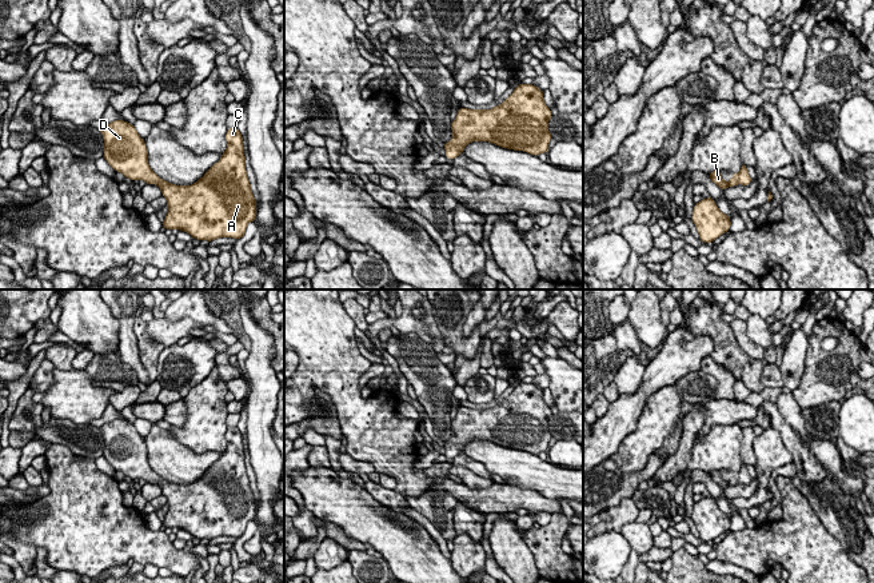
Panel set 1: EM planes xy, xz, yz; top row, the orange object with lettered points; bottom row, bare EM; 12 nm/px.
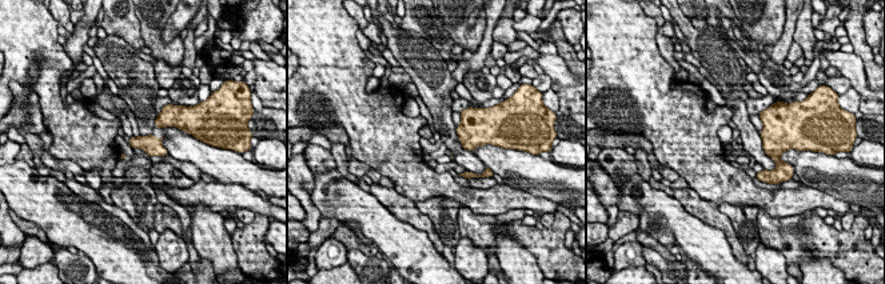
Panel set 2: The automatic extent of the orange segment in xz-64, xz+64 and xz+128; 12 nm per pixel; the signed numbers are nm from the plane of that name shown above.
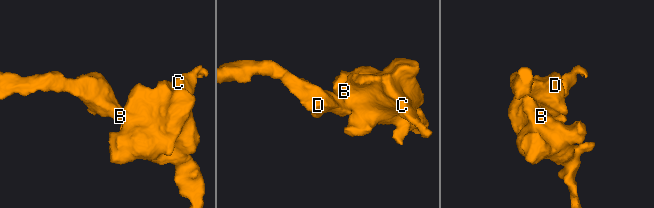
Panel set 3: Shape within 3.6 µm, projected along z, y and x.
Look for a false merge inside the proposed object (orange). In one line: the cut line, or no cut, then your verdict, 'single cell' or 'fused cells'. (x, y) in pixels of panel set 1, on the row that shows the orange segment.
no cut; single cell

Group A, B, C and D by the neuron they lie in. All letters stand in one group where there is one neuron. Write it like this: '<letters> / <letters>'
A B C D

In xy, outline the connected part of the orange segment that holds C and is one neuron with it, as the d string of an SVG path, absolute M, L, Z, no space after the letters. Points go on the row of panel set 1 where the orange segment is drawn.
M115 120L99 128L104 139L103 157L116 171L145 184L156 184L167 199L168 212L161 225L165 229L177 228L193 239L212 241L219 237L242 239L250 221L256 219L256 200L246 171L246 156L240 131L228 128L226 133L227 149L203 177L191 185L176 185L160 179L148 164L148 152L144 140L132 124Z

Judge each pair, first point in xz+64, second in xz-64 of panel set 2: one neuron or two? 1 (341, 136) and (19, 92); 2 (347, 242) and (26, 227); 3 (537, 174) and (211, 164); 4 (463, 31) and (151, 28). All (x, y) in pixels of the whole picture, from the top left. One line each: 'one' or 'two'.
1: one
2: one
3: one
4: one

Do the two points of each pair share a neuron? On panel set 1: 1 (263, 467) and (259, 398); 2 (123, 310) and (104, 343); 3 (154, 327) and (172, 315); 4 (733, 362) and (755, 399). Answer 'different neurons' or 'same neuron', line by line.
1: same neuron
2: different neurons
3: different neurons
4: different neurons

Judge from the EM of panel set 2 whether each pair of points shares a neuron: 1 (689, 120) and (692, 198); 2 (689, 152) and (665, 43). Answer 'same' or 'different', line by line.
1: different
2: different

